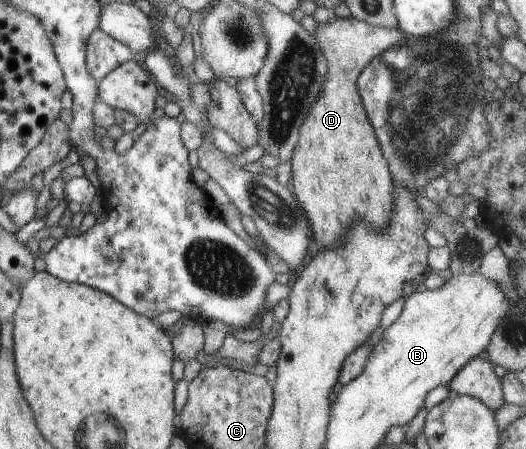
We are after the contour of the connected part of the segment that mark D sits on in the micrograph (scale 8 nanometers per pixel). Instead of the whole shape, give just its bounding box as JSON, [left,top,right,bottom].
[290,16,408,249]

